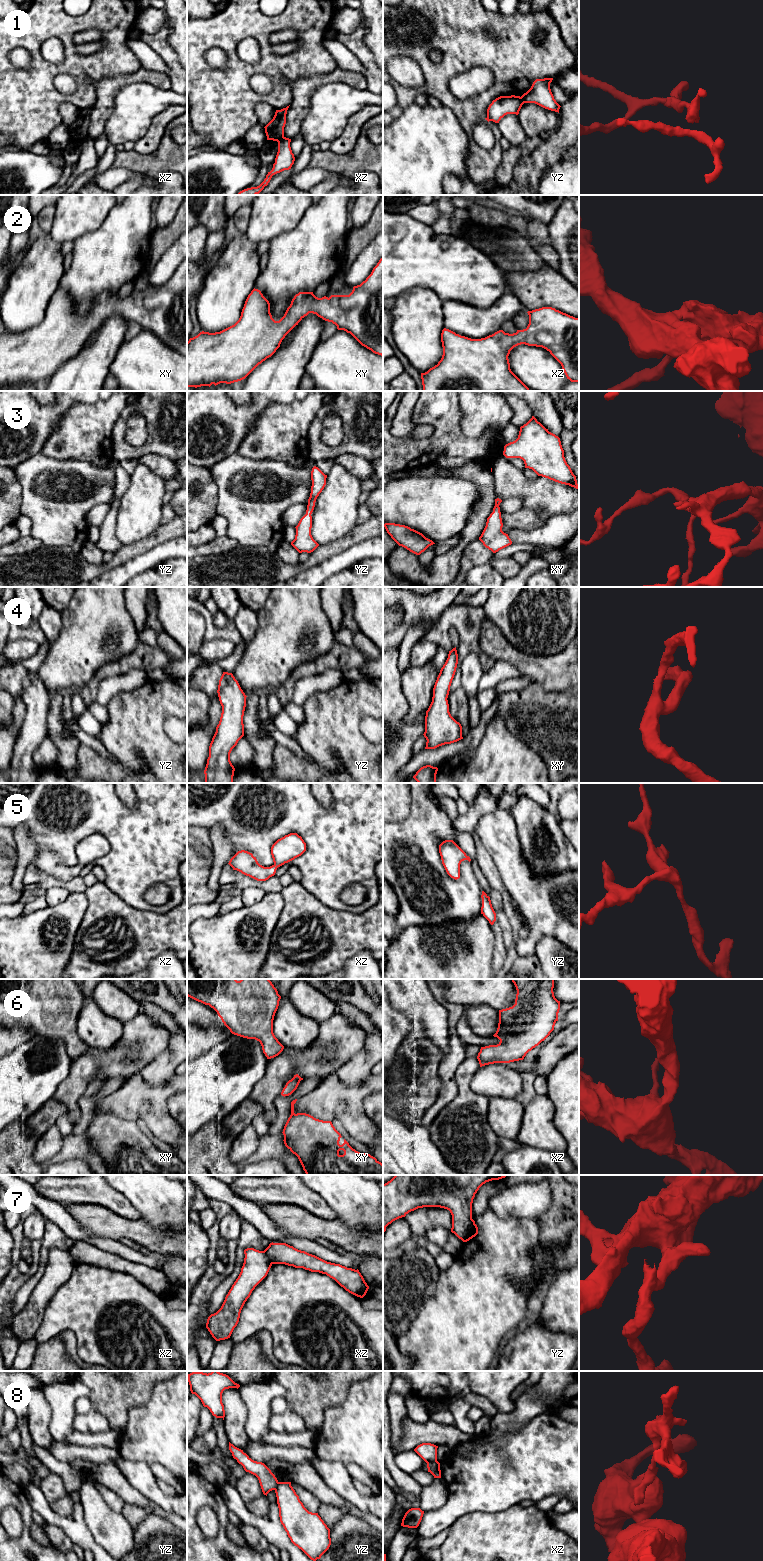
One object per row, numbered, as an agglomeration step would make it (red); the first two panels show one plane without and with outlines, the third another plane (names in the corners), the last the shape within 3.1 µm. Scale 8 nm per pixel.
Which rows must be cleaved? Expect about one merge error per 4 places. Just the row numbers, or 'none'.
1, 7, 8

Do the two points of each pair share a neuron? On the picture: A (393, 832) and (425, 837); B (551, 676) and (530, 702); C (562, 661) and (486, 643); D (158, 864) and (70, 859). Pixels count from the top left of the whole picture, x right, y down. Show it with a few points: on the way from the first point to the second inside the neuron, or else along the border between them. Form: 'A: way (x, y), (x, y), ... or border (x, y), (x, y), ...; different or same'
A: way (401, 837), (417, 837); same
B: border (568, 690), (544, 691); different
C: way (543, 663), (525, 663), (505, 651); same
D: way (132, 838), (120, 826), (86, 826), (79, 833); same

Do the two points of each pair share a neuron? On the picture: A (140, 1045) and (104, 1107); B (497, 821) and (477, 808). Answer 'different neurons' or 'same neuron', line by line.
A: different neurons
B: different neurons

